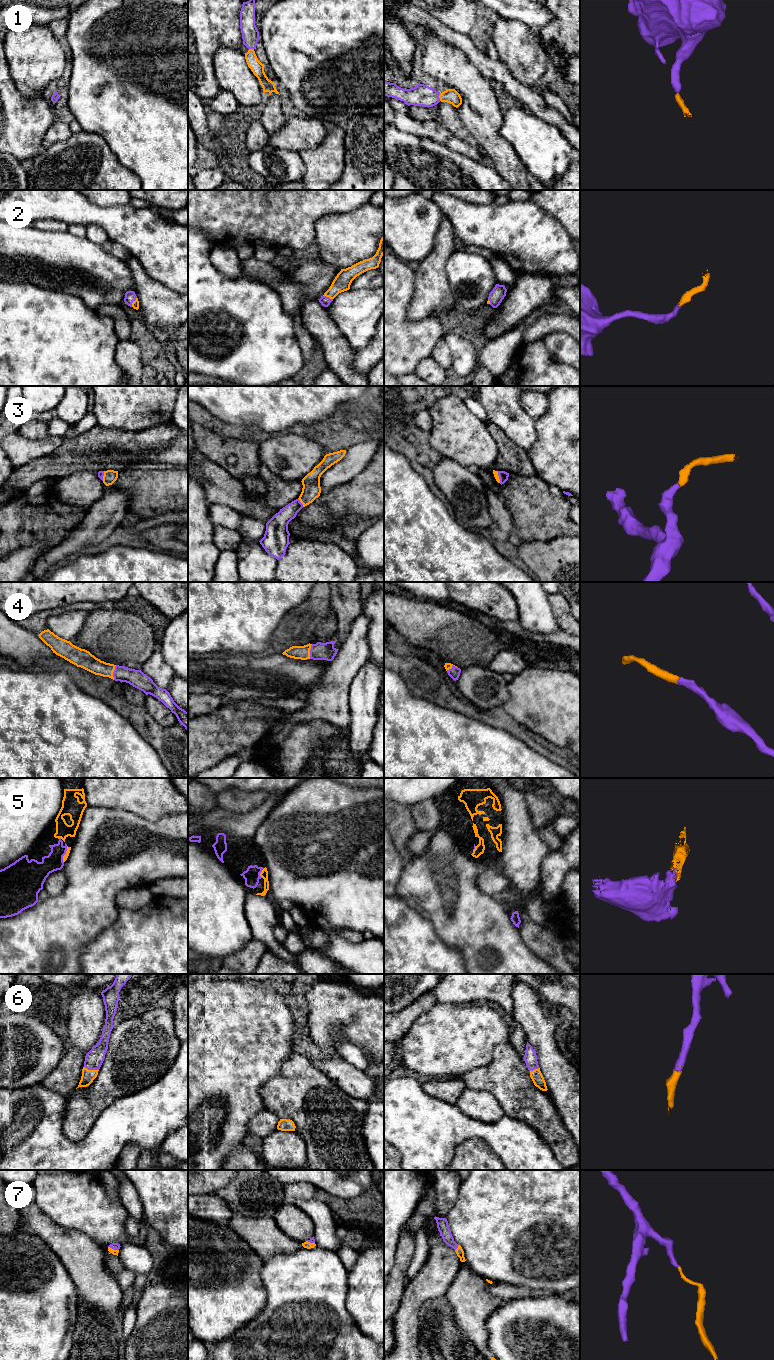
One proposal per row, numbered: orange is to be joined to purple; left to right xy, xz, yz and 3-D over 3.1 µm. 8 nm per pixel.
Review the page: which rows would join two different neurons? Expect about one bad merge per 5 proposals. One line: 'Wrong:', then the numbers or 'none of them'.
Wrong: none of them

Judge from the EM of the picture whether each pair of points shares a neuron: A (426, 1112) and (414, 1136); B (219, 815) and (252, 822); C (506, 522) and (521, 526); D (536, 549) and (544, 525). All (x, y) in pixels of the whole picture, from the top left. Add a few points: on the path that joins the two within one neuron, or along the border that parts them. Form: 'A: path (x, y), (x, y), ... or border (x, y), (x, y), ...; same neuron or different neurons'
A: path (426, 1118), (426, 1124), (420, 1130); same neuron
B: path (227, 821), (244, 822); same neuron
C: border (504, 502), (510, 513), (514, 529); different neurons
D: border (562, 536), (548, 540), (523, 541); different neurons

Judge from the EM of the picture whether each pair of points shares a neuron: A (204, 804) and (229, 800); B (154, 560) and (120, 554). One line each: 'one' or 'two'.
A: two
B: one

